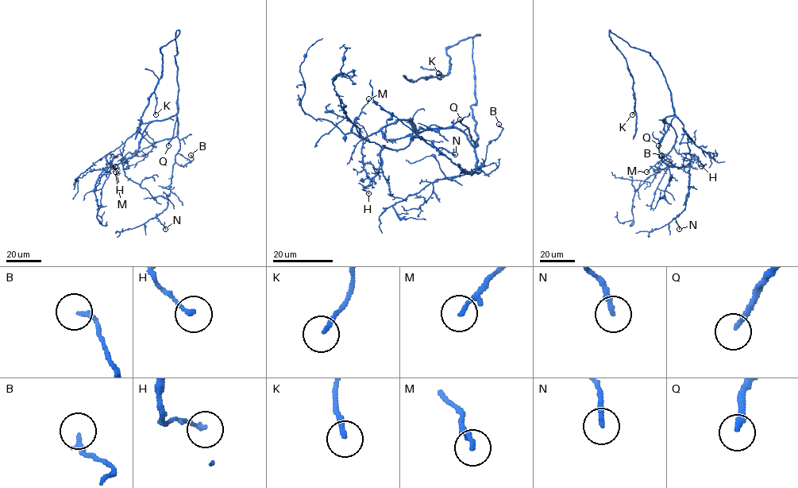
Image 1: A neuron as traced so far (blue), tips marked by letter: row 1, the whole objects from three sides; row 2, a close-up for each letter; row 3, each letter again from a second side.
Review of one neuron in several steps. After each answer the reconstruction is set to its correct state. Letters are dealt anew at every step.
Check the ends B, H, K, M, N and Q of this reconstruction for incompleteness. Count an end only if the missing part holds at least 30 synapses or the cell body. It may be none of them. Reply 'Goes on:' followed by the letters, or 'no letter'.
Goes on: Q

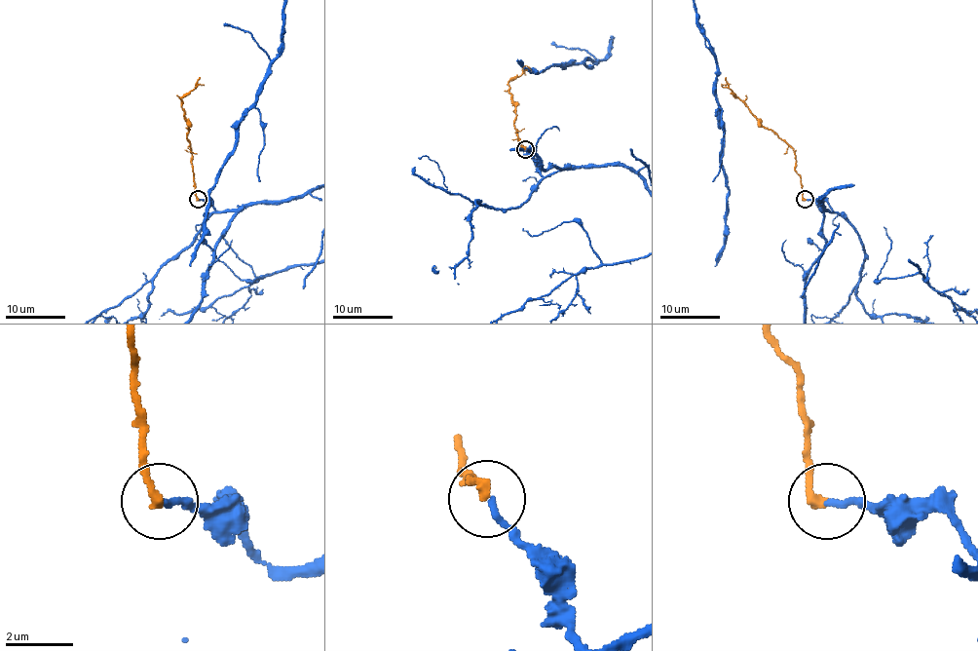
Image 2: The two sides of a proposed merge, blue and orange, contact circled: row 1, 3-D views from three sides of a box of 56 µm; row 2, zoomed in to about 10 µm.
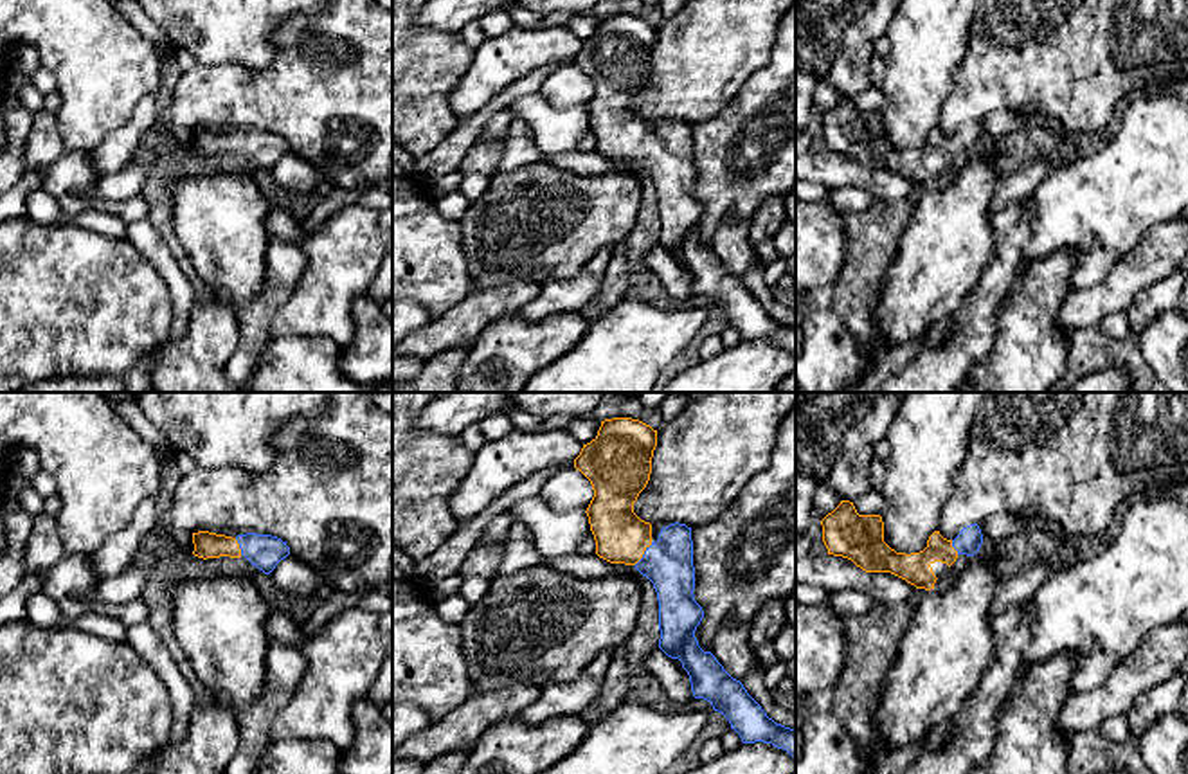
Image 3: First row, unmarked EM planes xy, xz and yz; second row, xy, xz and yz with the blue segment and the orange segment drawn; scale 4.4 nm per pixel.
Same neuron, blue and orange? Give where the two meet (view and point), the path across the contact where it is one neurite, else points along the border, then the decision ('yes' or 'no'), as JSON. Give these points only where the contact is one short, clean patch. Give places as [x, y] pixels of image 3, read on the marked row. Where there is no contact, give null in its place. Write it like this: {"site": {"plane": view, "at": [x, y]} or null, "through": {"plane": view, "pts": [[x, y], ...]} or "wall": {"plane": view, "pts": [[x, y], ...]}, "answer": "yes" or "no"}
{"site": {"plane": "xz", "at": [645, 553]}, "through": {"plane": "xz", "pts": [[668, 564], [654, 560], [645, 553], [621, 537]]}, "answer": "yes"}

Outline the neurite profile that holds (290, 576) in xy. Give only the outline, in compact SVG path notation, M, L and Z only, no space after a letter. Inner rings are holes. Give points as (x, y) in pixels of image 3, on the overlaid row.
M288 554L270 572L270 583L290 598L306 598L322 583L317 569Z

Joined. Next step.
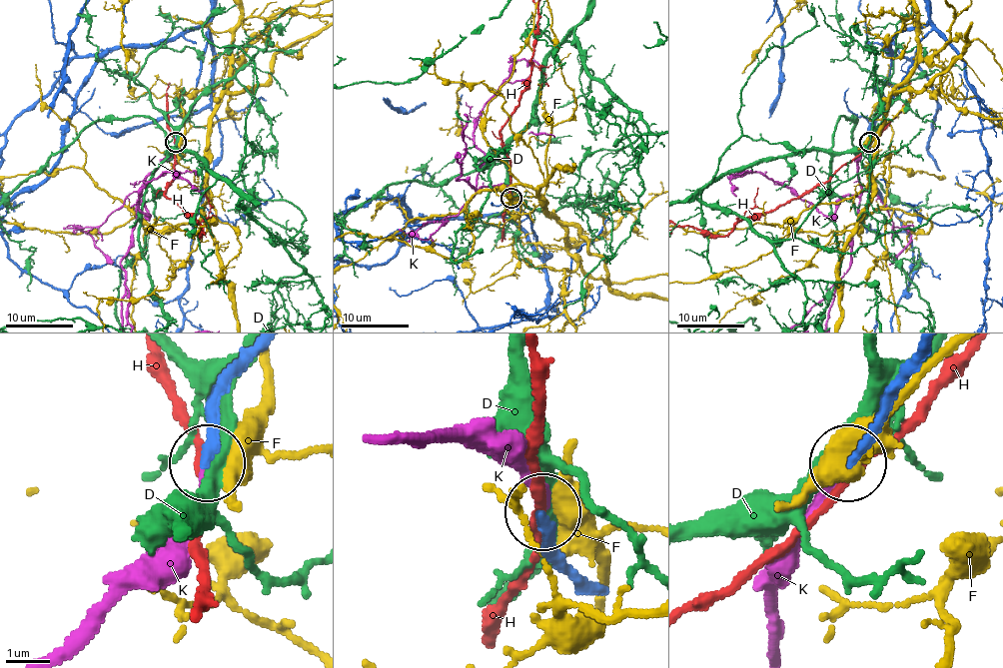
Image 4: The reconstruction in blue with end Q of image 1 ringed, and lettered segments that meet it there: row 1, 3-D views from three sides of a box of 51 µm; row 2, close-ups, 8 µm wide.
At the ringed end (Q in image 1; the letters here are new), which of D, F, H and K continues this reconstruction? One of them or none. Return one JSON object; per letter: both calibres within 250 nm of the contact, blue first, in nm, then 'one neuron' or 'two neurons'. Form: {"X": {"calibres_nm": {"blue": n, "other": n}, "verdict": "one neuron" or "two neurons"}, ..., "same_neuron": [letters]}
{"D": {"calibres_nm": {"blue": 240, "other": 320}, "verdict": "two neurons"}, "F": {"calibres_nm": {"blue": 320, "other": 460}, "verdict": "two neurons"}, "H": {"calibres_nm": {"blue": 280, "other": 200}, "verdict": "two neurons"}, "K": {"calibres_nm": {"blue": 240, "other": 240}, "verdict": "one neuron"}, "same_neuron": ["K"]}

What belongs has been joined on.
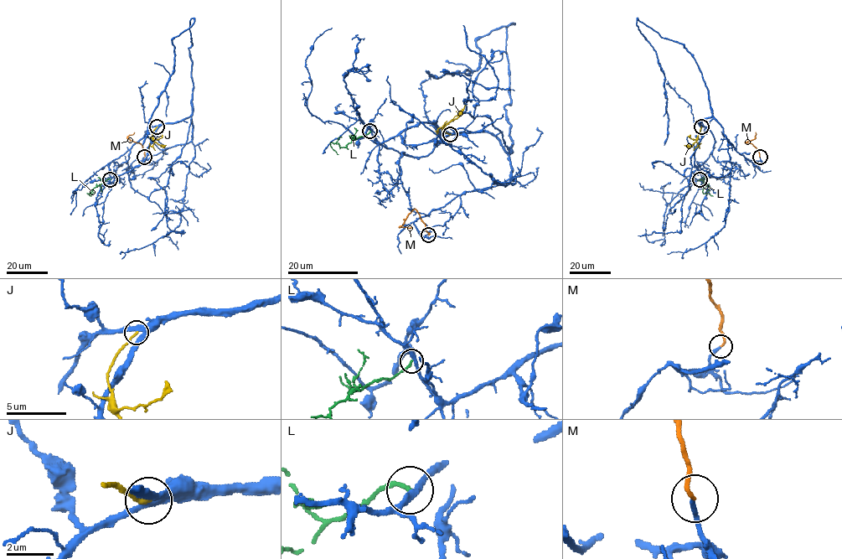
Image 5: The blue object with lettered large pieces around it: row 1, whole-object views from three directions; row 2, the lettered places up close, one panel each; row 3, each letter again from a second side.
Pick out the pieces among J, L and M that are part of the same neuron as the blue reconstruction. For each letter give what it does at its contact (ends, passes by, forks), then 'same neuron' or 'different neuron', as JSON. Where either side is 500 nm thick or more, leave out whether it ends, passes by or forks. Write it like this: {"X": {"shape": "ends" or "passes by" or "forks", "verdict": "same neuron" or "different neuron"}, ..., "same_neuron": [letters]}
{"J": {"shape": "ends", "verdict": "different neuron"}, "L": {"shape": "ends", "verdict": "different neuron"}, "M": {"shape": "ends", "verdict": "same neuron"}, "same_neuron": ["M"]}

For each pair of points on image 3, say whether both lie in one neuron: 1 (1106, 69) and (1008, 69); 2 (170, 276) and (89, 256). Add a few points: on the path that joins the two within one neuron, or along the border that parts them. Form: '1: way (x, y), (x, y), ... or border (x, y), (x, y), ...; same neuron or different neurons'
1: way (1082, 69), (1032, 69); same neuron
2: border (130, 245), (164, 281), (171, 315); different neurons

